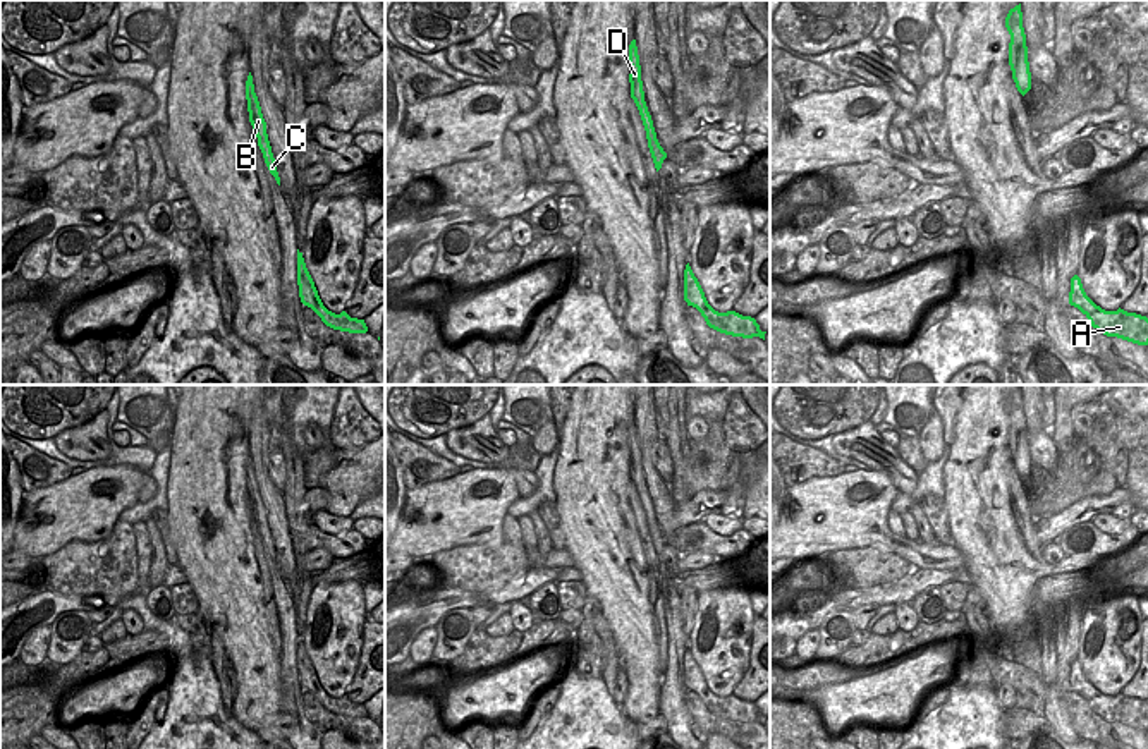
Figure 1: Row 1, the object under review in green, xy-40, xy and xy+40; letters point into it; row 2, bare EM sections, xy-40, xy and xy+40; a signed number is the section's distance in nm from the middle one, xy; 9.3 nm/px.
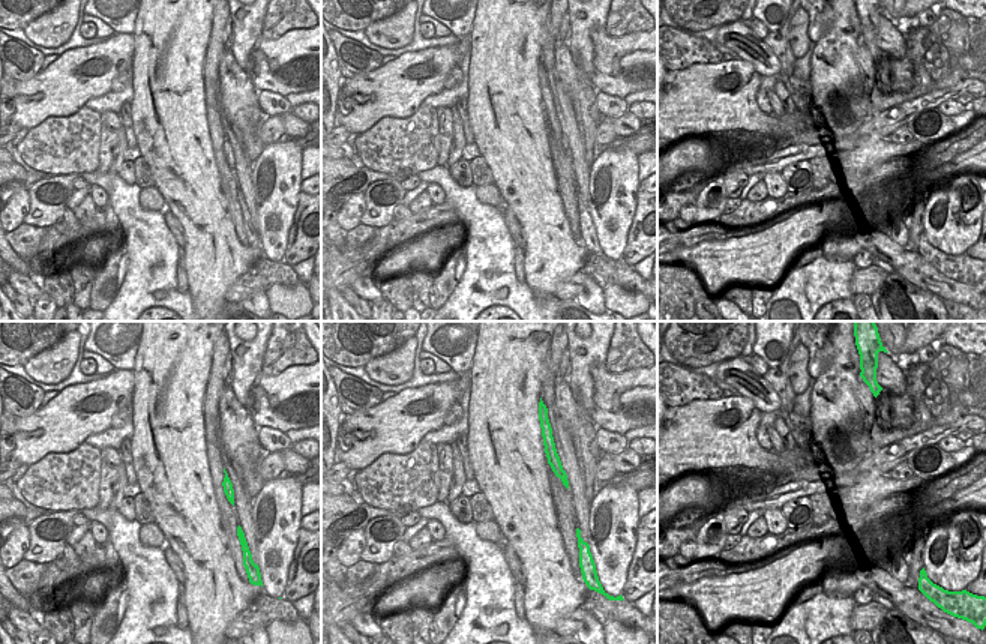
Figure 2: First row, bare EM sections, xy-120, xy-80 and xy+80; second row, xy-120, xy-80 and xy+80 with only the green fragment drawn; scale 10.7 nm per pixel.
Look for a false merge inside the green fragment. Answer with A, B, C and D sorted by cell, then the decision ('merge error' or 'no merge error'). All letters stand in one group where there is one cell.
A / B C D; merge error

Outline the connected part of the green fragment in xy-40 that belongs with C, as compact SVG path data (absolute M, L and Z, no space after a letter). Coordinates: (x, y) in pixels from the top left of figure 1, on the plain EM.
M251 457L246 466L246 484L247 484L249 507L258 522L258 531L263 538L263 543L265 543L265 548L266 548L270 558L273 562L277 562L277 550L275 550L275 543L273 543L272 531L270 531L268 519L266 519L266 507L263 503L261 491L260 491L258 481L254 478Z

